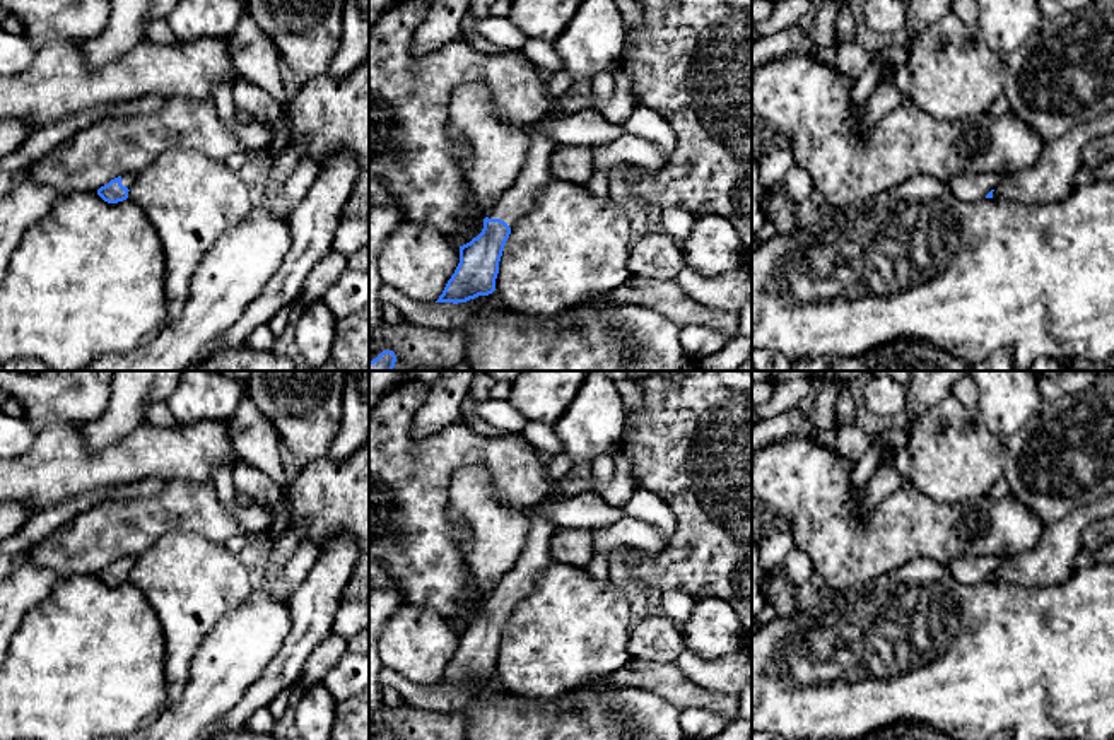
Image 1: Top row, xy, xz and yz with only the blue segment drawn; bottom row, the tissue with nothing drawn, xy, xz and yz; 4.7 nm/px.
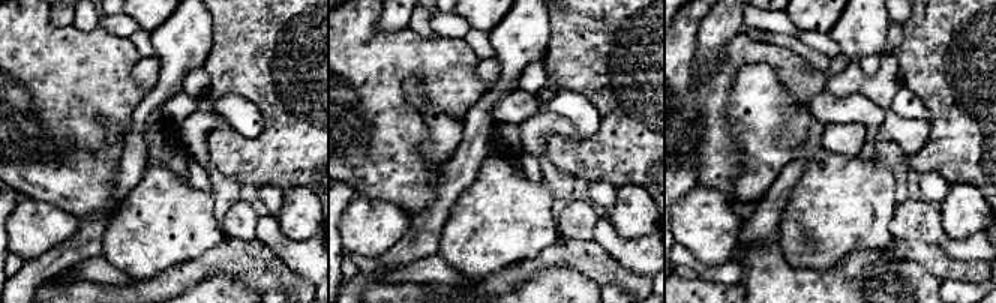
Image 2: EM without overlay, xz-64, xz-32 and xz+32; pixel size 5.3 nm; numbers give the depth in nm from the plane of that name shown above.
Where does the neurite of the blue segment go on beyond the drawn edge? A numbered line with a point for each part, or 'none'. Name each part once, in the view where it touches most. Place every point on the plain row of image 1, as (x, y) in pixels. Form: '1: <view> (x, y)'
1: xz (515, 585)

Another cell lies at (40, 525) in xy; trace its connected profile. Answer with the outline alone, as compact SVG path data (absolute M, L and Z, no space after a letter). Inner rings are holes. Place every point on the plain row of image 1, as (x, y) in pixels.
M150 477L135 484L106 487L68 497L56 506L31 514L17 533L0 542L0 554L19 559L32 545L43 542L55 530L73 520L77 514L94 508L103 501L150 499L157 497L164 490L164 487L166 482Z

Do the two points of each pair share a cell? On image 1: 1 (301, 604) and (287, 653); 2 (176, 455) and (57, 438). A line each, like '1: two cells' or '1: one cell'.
1: one cell
2: one cell

